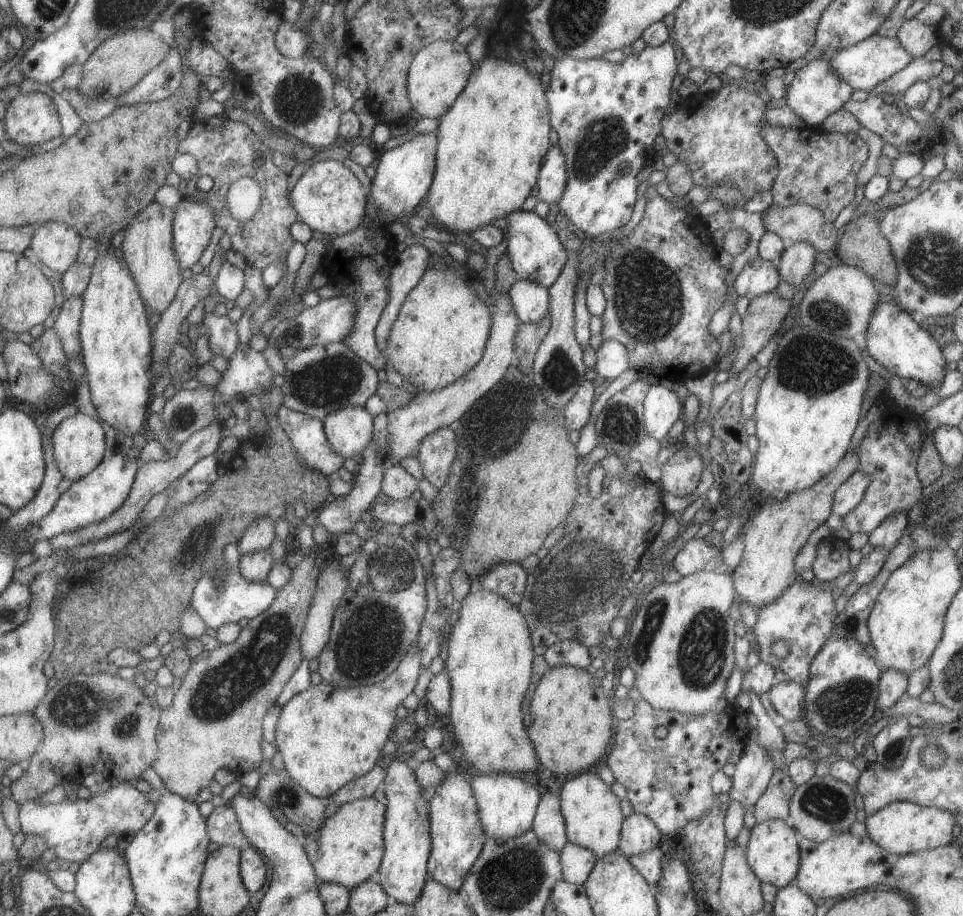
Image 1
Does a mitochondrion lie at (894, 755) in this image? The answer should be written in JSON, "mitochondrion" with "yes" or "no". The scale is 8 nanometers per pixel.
{"mitochondrion":"yes"}

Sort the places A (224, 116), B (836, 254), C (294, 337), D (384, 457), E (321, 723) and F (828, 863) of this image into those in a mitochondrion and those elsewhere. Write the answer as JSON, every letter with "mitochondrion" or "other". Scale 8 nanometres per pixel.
{"A":"other","B":"other","C":"mitochondrion","D":"other","E":"other","F":"other"}

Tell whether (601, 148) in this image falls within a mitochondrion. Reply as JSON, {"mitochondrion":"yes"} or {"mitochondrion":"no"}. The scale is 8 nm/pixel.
{"mitochondrion":"yes"}

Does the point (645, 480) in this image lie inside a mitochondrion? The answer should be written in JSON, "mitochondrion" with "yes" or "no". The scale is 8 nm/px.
{"mitochondrion":"no"}

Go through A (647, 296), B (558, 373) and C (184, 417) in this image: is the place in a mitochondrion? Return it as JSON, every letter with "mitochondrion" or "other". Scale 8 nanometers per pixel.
{"A":"mitochondrion","B":"mitochondrion","C":"mitochondrion"}

